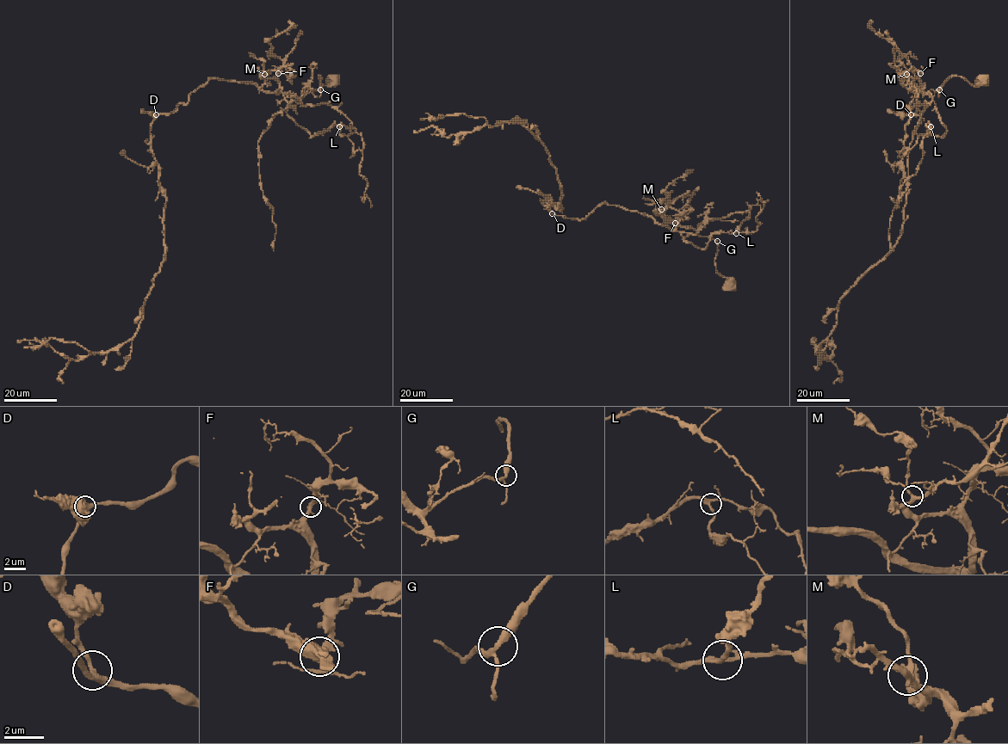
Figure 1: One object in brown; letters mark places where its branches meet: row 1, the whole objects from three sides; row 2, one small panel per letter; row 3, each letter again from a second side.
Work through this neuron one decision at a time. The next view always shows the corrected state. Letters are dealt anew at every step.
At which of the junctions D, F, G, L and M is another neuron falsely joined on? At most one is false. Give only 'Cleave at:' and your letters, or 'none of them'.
Cleave at: none of them

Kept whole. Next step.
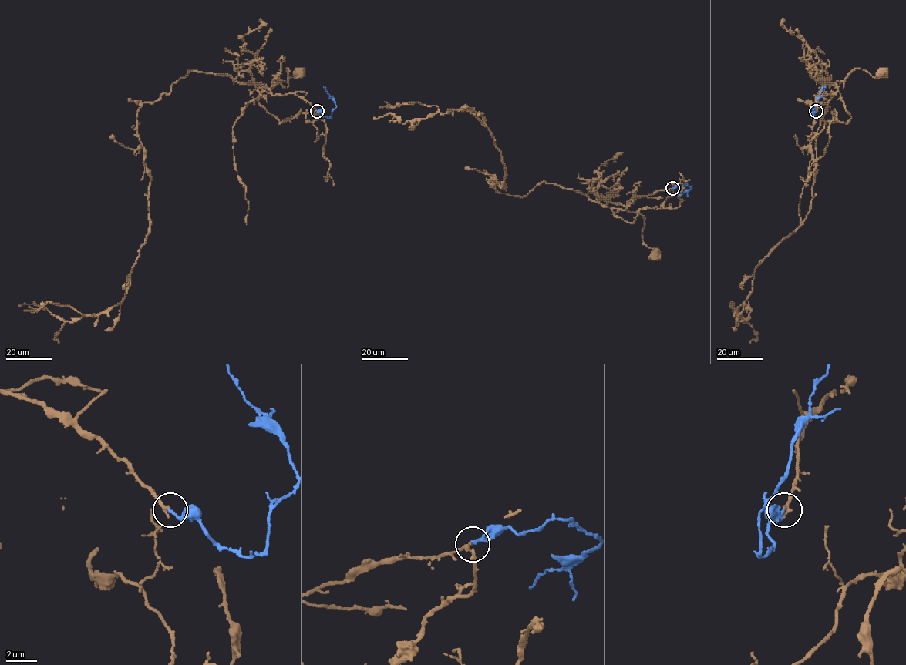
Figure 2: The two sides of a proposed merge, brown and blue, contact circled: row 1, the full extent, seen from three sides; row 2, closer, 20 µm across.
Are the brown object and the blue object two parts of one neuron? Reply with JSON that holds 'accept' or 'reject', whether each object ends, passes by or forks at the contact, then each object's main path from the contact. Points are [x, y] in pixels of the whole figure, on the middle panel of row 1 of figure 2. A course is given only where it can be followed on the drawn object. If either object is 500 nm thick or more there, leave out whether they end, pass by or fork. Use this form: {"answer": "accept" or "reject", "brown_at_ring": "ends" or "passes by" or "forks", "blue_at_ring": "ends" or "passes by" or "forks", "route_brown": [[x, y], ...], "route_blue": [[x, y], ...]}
{"answer": "accept", "brown_at_ring": "ends", "blue_at_ring": "ends", "route_brown": [[672, 188], [637, 196], [625, 209], [643, 216], [642, 241], [649, 248], [654, 248], [657, 251], [656, 254]], "route_blue": [[672, 188], [685, 184], [692, 188], [683, 192], [679, 198]]}

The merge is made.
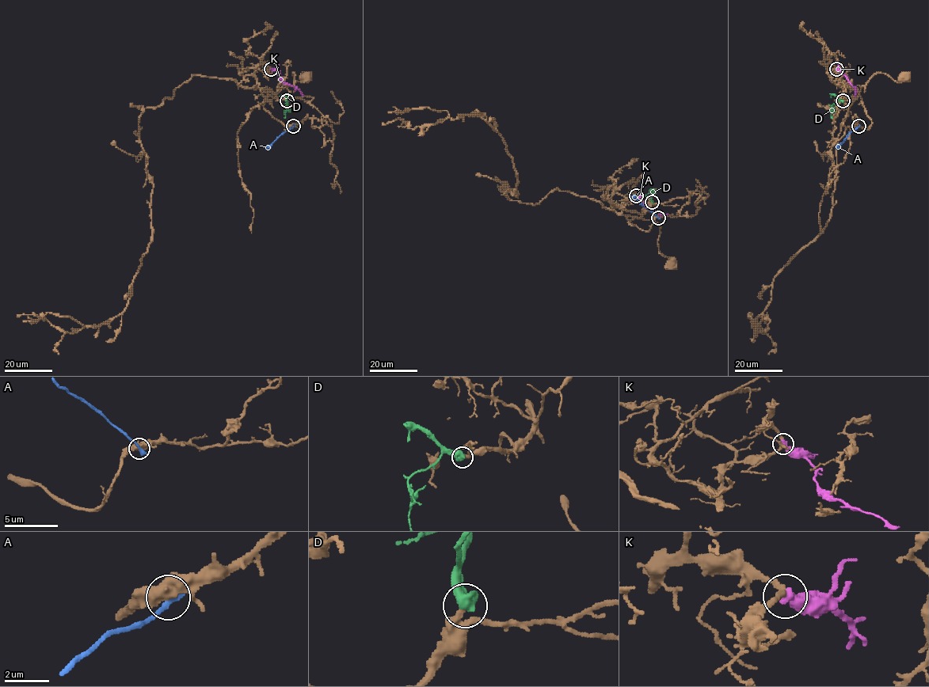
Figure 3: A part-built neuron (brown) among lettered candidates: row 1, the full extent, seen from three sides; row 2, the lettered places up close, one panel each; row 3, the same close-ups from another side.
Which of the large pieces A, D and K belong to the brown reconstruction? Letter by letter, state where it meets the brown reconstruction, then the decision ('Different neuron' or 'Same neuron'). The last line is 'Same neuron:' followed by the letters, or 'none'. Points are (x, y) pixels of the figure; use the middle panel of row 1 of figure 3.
A: Touches brown at (658, 218). Different neuron
D: Touches brown at (652, 202). Same neuron
K: Touches brown at (636, 195). Different neuron
Same neuron: D

